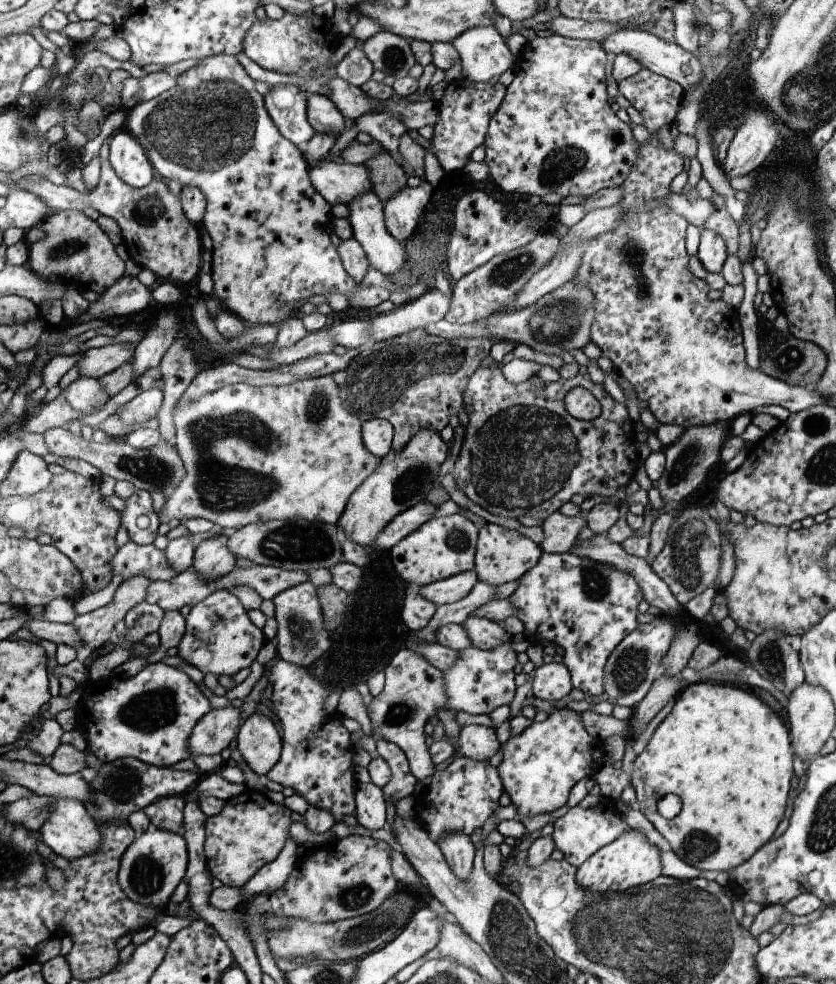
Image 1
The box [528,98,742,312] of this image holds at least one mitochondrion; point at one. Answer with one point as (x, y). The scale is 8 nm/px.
(629, 243)

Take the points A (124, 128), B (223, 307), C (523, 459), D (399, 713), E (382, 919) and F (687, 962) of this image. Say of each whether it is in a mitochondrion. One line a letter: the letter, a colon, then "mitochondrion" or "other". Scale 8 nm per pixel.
A: other
B: other
C: mitochondrion
D: mitochondrion
E: mitochondrion
F: mitochondrion

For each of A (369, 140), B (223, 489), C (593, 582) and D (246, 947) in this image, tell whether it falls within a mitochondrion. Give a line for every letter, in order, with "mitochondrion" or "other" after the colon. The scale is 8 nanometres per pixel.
A: other
B: mitochondrion
C: mitochondrion
D: other

